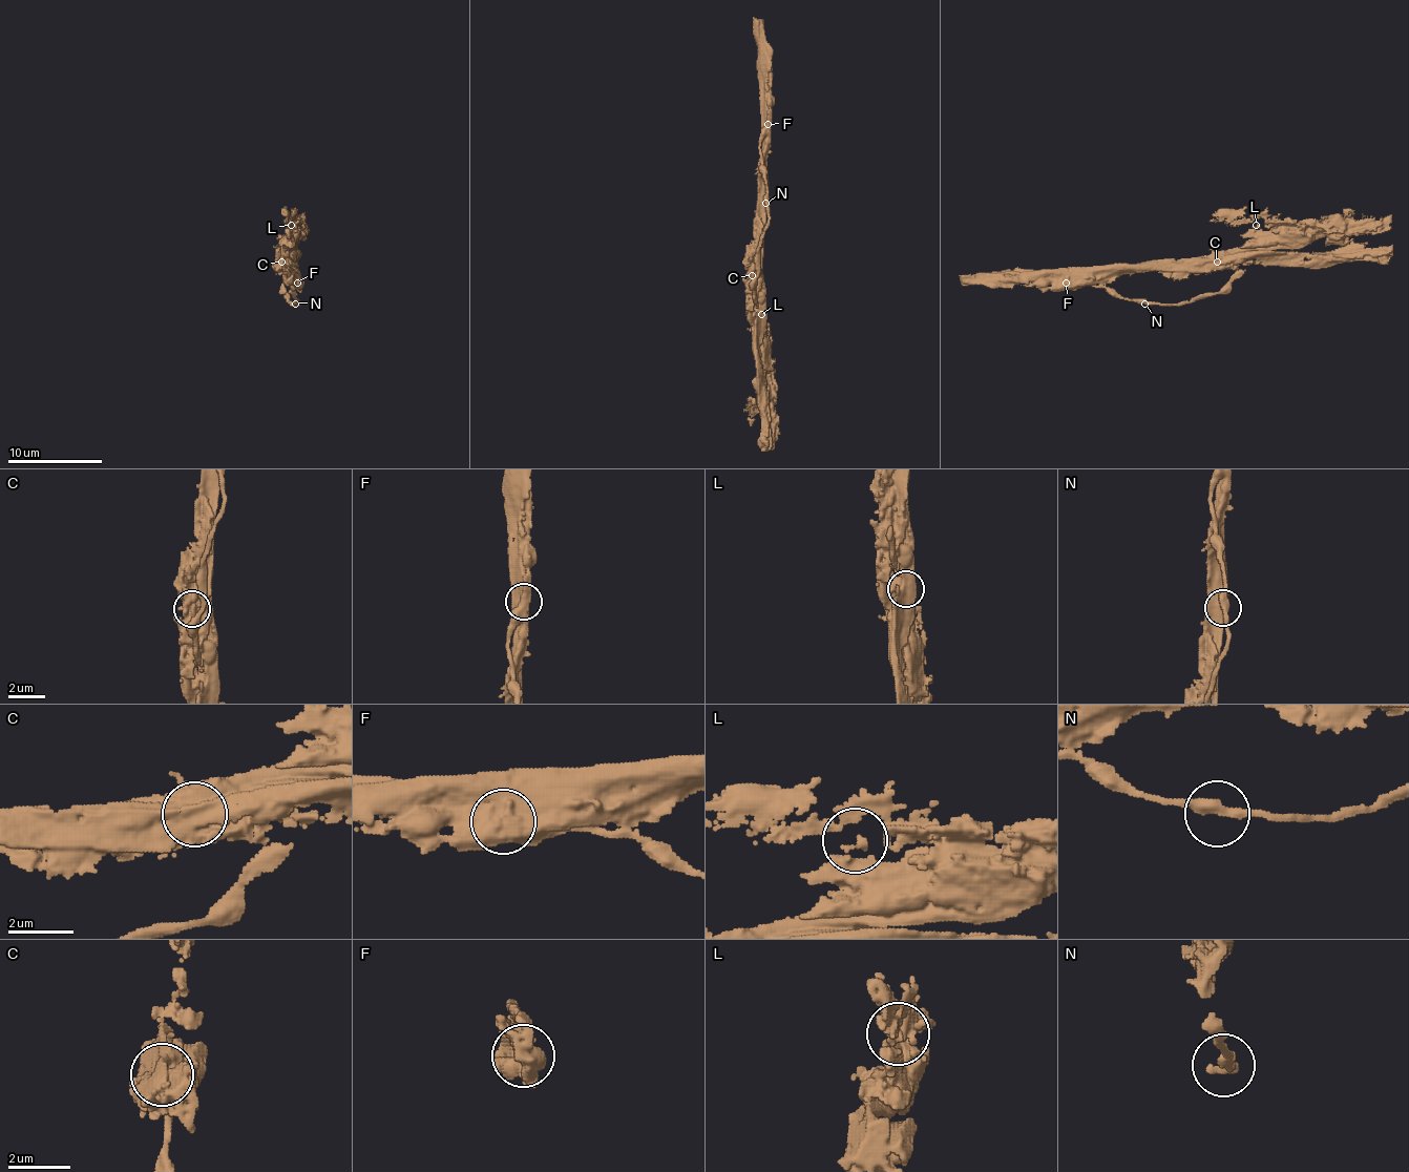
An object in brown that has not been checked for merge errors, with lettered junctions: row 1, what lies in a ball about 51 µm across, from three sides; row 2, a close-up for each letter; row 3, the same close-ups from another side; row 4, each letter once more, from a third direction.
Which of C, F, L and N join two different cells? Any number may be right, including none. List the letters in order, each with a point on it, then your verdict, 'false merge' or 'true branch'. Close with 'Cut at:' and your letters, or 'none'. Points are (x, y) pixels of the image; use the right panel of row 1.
C: place (1217, 262); false merge
F: place (1066, 283); false merge
L: place (1256, 225); true branch
N: place (1144, 304); true branch
Cut at: C, F

